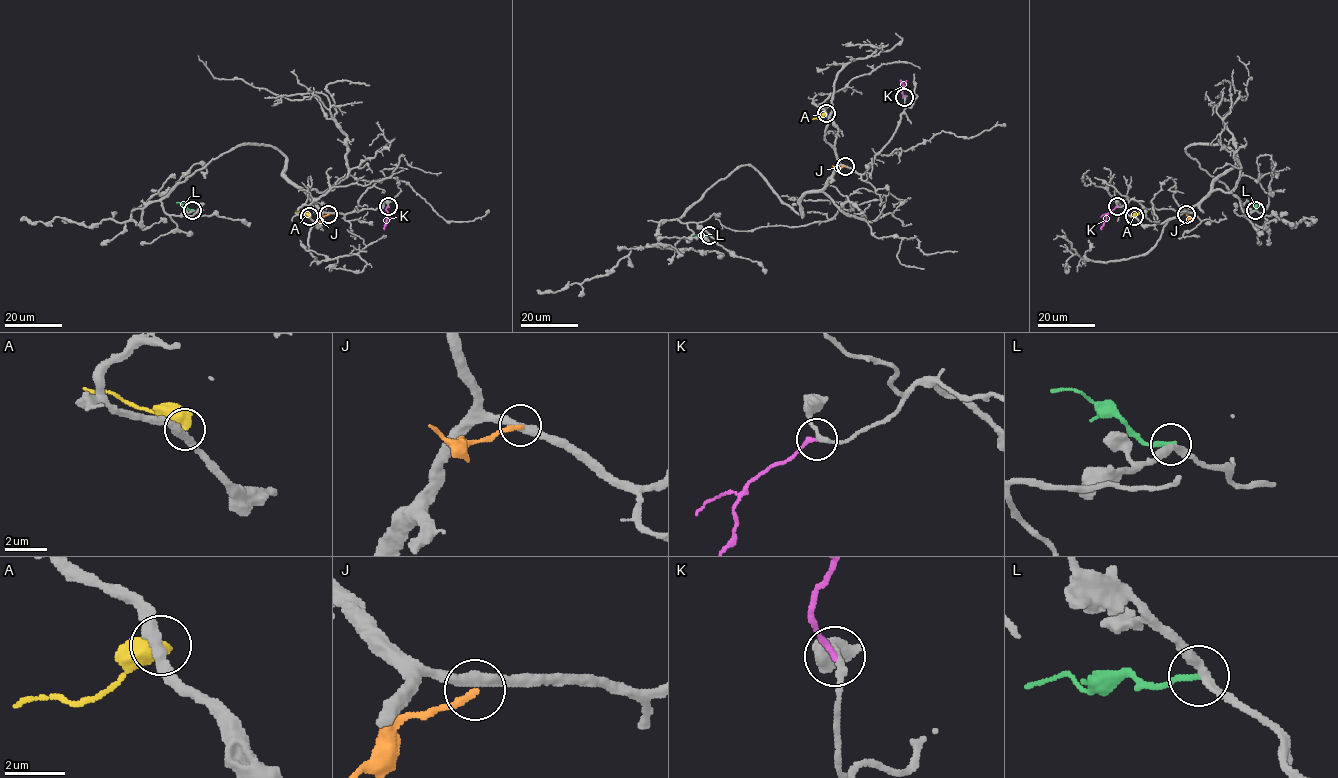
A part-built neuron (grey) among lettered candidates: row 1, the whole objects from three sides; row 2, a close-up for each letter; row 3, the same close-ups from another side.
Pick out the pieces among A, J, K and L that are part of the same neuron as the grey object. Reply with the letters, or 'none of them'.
K

